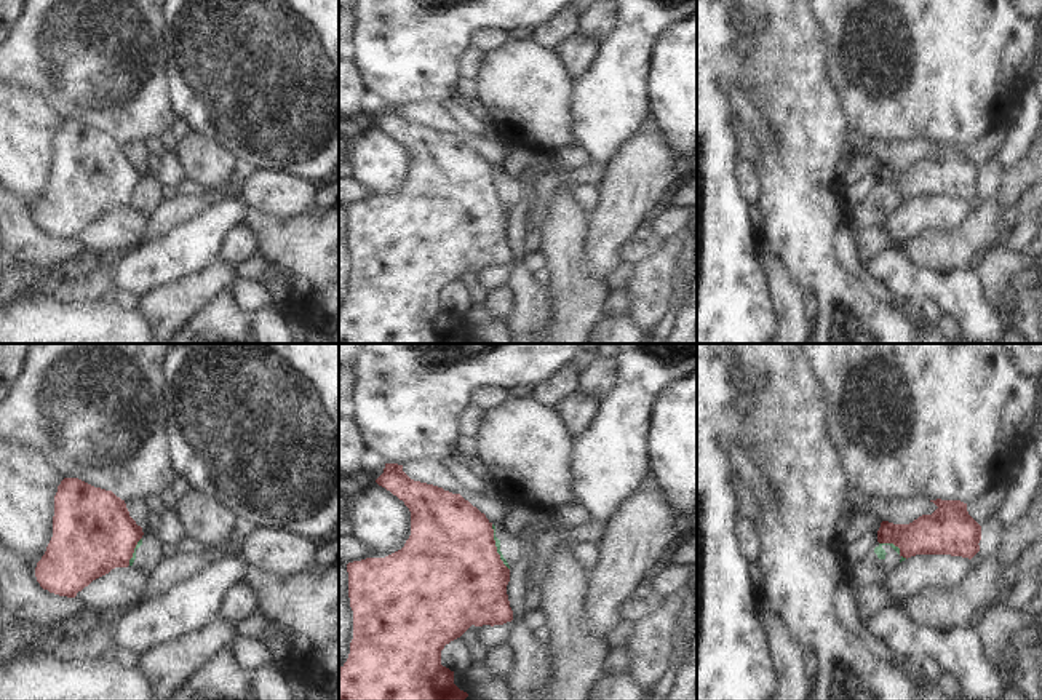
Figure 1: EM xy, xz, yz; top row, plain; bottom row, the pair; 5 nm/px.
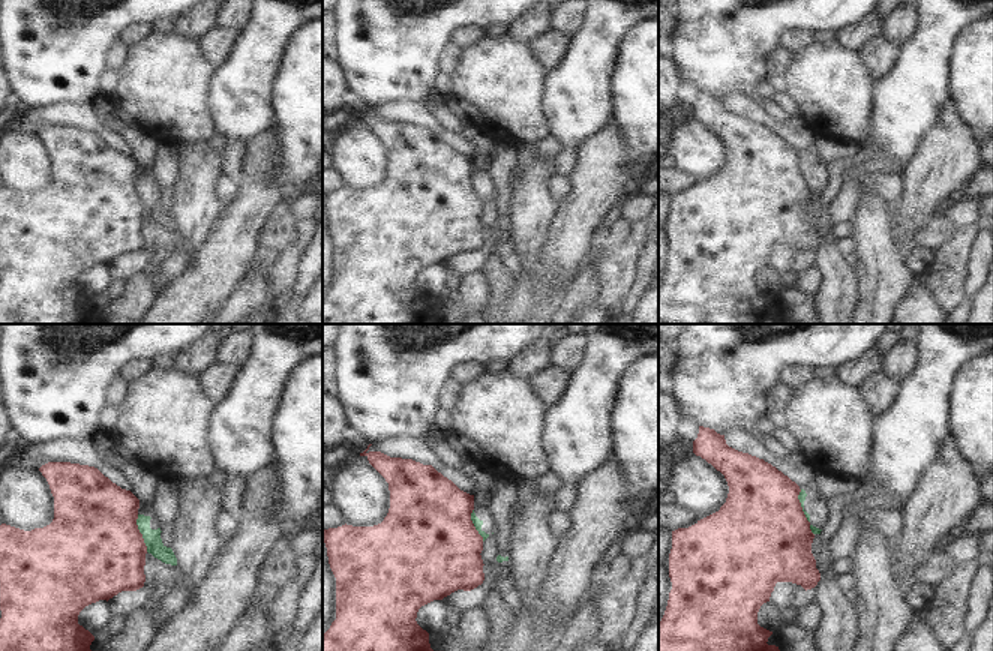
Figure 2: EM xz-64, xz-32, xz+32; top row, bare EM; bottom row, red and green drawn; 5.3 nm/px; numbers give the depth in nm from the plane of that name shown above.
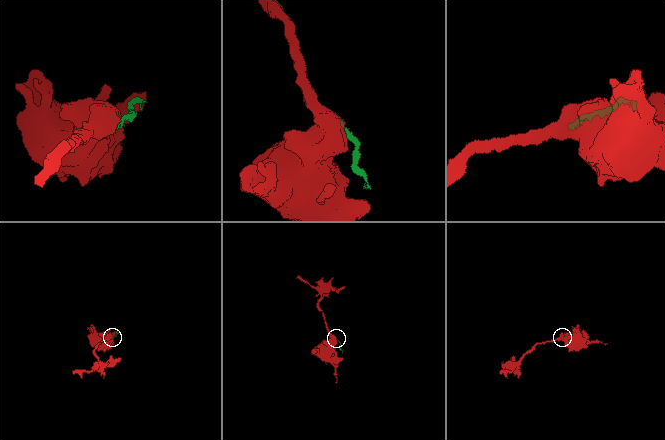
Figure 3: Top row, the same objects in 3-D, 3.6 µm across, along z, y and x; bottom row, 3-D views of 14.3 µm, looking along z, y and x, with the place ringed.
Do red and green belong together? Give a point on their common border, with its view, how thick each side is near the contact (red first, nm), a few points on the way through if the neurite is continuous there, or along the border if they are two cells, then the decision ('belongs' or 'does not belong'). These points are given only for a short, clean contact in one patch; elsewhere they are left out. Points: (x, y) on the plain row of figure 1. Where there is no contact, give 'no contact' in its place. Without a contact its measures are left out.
contact yz (895, 187); calibres 220 and 50 nm; border yz (879, 184), (892, 184), (906, 200); does not belong

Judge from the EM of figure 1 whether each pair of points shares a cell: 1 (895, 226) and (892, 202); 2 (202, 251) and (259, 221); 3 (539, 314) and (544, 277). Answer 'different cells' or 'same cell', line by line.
1: different cells
2: different cells
3: different cells

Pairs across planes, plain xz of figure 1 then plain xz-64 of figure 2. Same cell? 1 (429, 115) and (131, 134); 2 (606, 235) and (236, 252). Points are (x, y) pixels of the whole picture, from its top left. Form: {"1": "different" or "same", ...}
{"1": "different", "2": "same"}

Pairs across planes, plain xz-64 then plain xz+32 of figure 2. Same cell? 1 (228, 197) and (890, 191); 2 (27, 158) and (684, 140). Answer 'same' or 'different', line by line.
1: same
2: same

